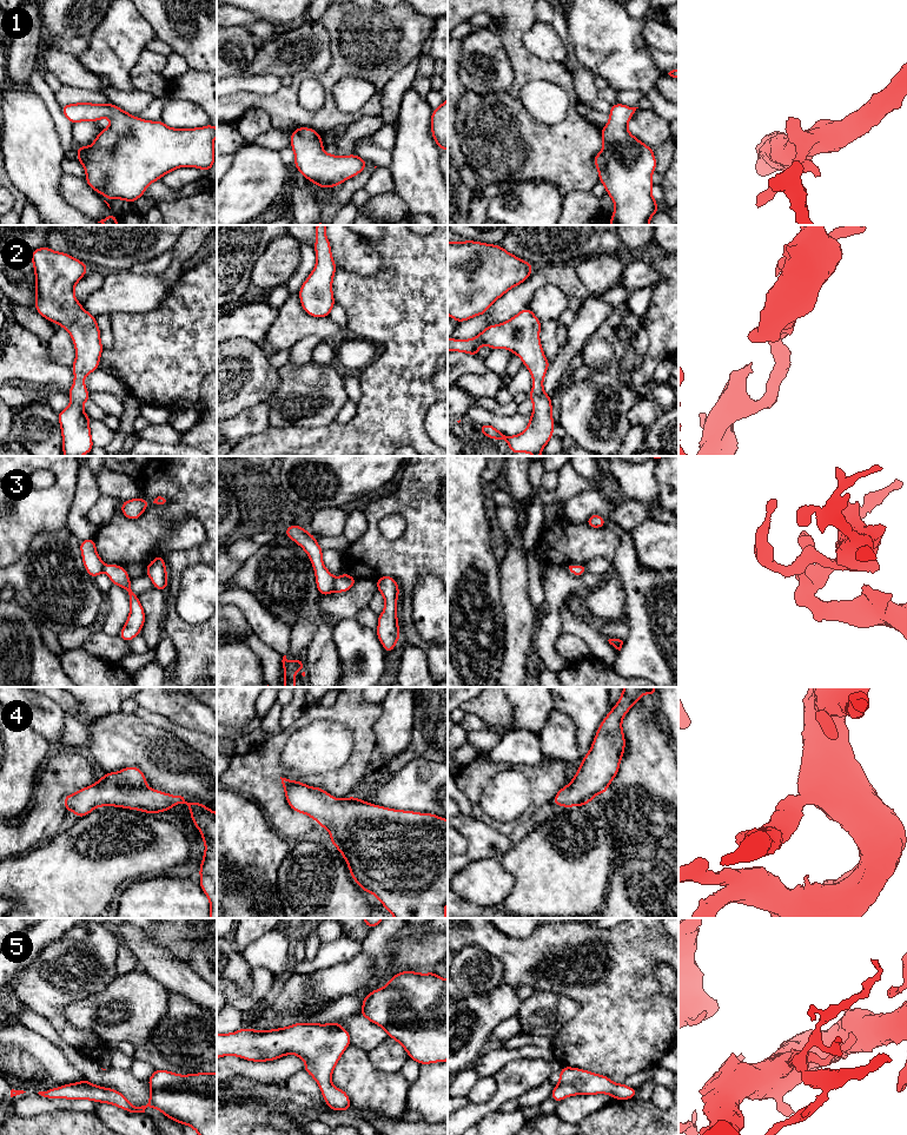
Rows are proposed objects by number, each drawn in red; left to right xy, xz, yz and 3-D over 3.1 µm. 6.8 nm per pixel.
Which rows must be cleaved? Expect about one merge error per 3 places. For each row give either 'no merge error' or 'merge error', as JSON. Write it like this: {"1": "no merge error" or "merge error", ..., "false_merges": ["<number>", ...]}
{"1": "no merge error", "2": "no merge error", "3": "merge error", "4": "no merge error", "5": "no merge error", "false_merges": ["3"]}

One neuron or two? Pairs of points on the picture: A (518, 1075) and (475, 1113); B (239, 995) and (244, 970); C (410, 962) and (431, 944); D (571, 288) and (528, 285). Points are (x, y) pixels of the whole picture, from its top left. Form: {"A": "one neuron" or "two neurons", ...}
{"A": "one neuron", "B": "two neurons", "C": "one neuron", "D": "one neuron"}

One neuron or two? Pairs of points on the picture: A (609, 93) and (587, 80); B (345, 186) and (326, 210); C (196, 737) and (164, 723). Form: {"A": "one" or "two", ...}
{"A": "two", "B": "one", "C": "one"}

